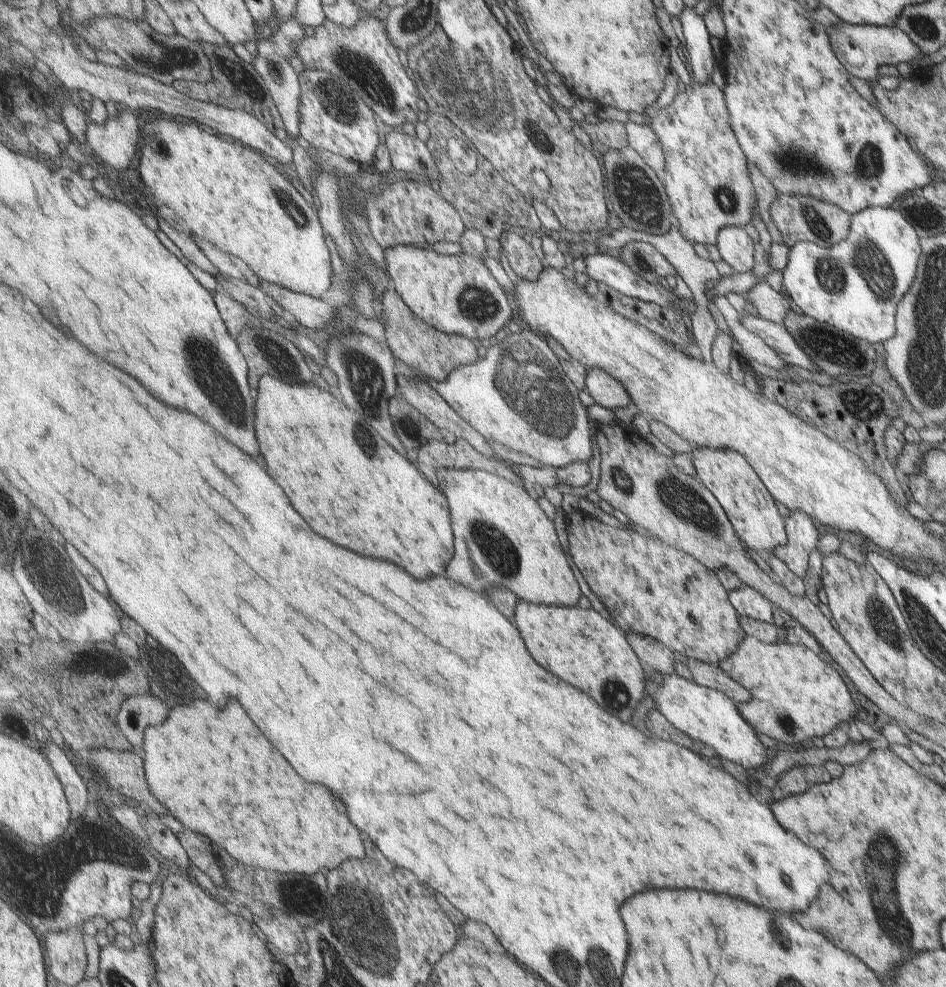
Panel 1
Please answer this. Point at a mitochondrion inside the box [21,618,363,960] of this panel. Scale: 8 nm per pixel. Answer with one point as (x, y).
(101, 847)

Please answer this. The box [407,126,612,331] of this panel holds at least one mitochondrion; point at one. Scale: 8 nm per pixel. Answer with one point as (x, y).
(474, 302)

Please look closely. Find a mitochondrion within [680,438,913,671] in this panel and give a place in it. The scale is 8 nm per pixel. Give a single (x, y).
(881, 614)

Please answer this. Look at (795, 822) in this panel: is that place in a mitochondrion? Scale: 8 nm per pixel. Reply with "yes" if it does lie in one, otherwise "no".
no

